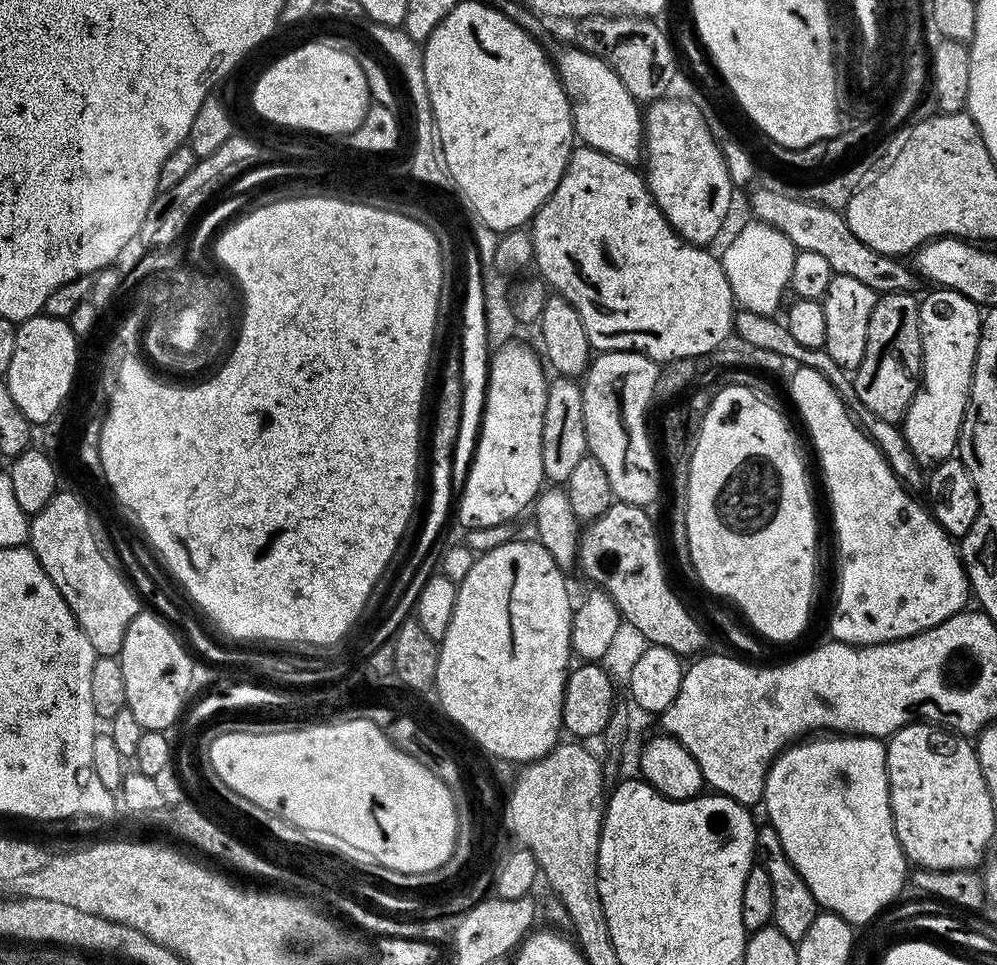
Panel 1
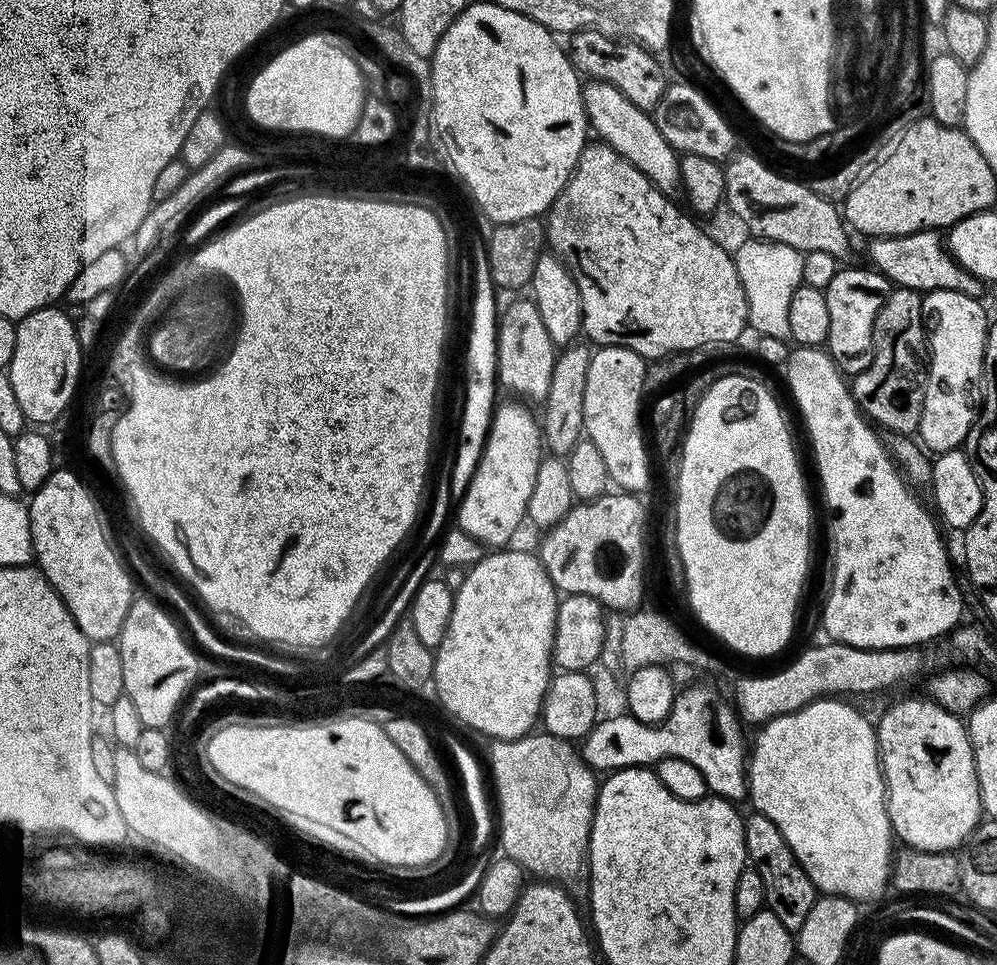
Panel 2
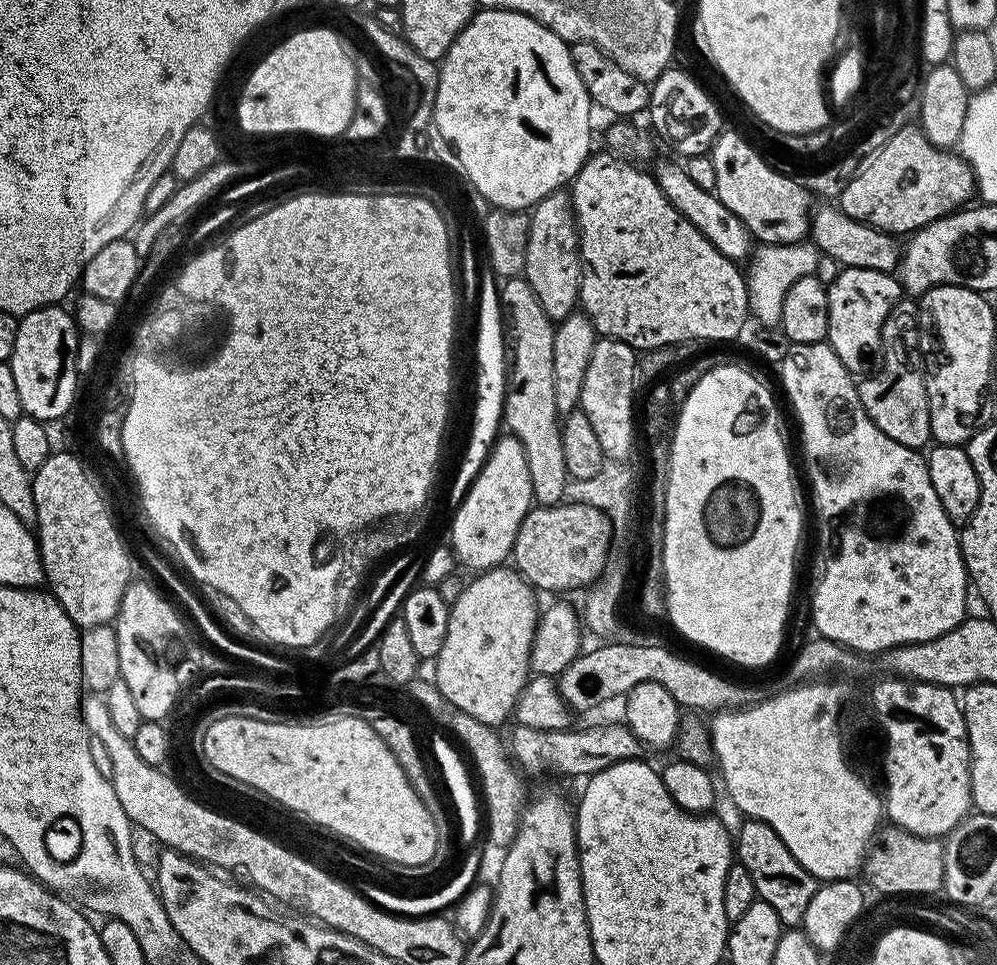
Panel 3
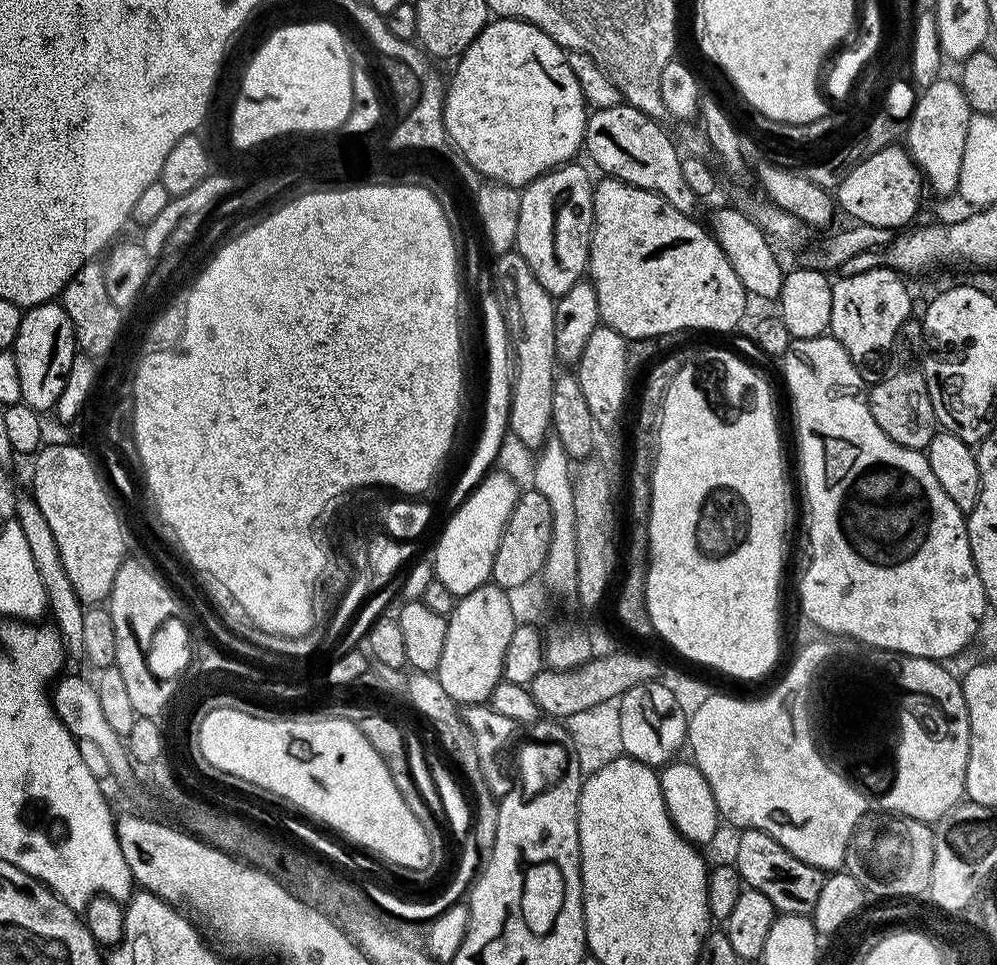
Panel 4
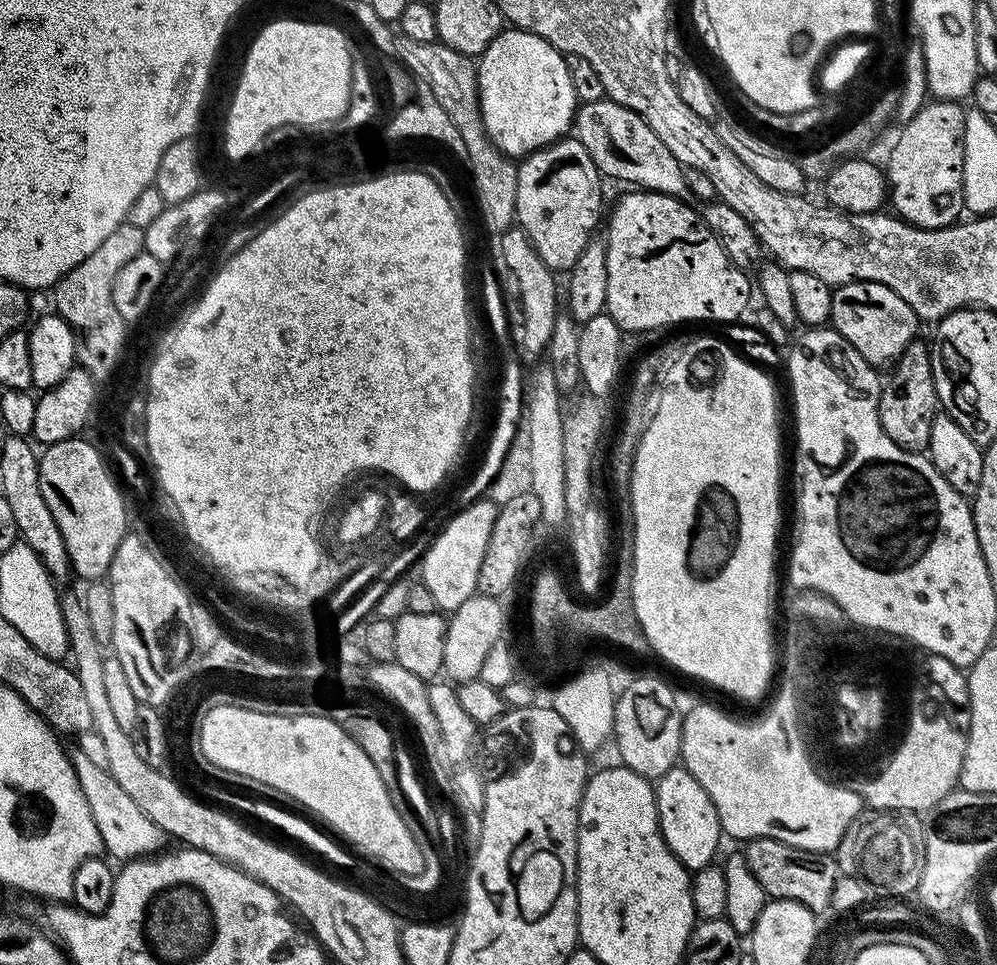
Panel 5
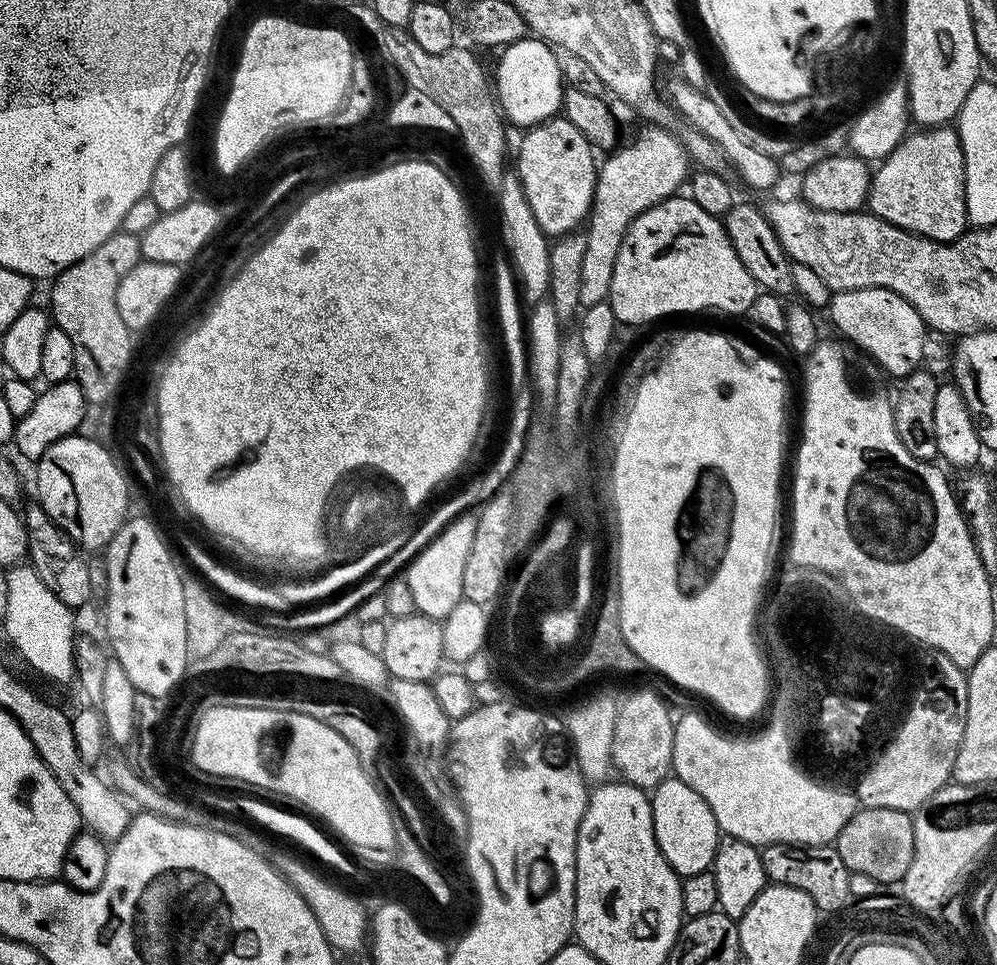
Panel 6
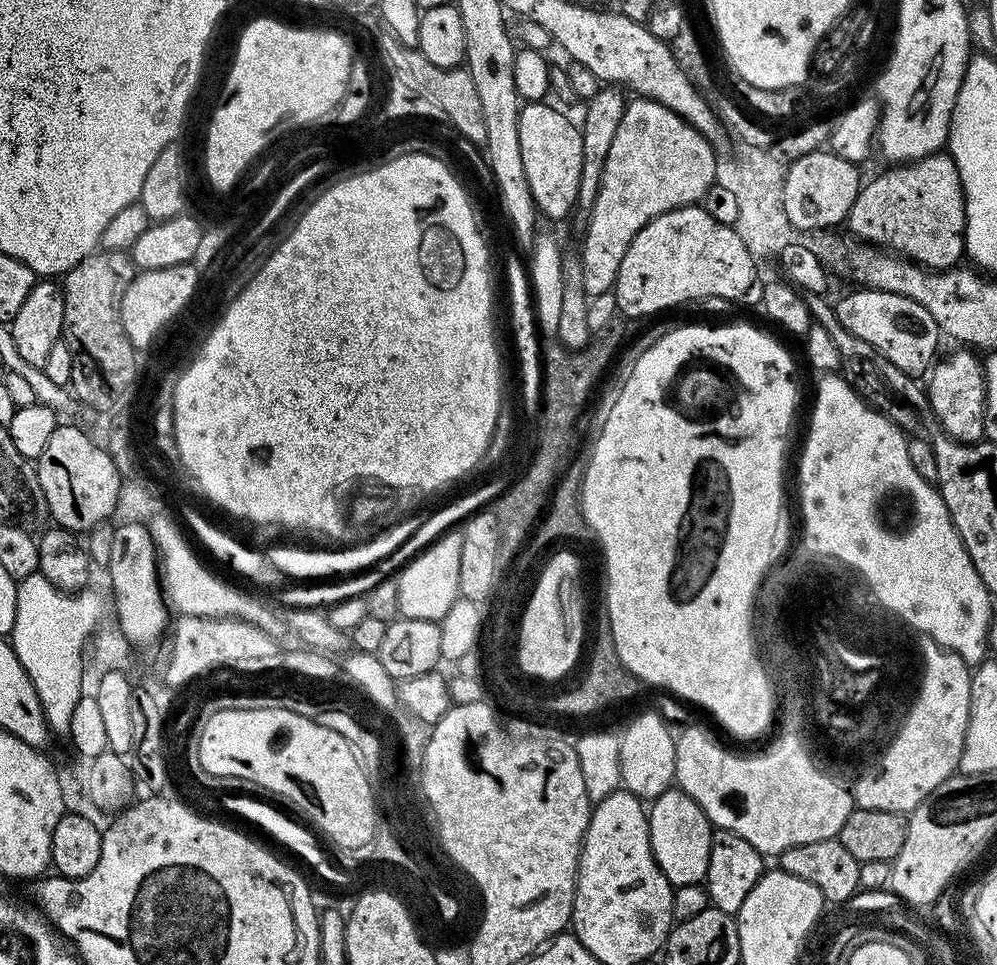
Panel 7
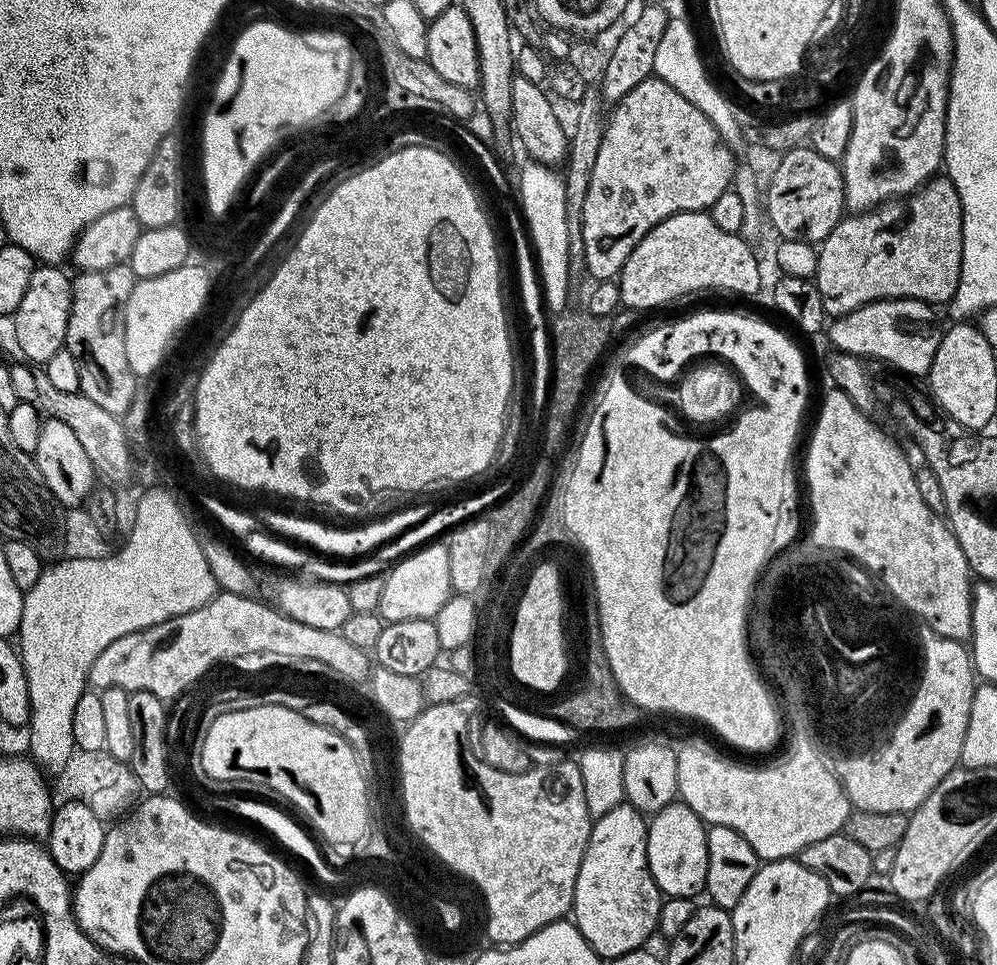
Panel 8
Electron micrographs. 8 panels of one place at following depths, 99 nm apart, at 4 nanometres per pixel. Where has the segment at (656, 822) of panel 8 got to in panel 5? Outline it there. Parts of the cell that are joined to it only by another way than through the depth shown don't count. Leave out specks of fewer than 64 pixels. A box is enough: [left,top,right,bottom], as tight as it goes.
[654,766,722,870]

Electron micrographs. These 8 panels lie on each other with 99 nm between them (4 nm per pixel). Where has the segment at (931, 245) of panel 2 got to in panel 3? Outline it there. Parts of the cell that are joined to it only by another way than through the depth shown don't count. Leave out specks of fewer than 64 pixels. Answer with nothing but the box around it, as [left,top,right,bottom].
[808,202,902,273]

